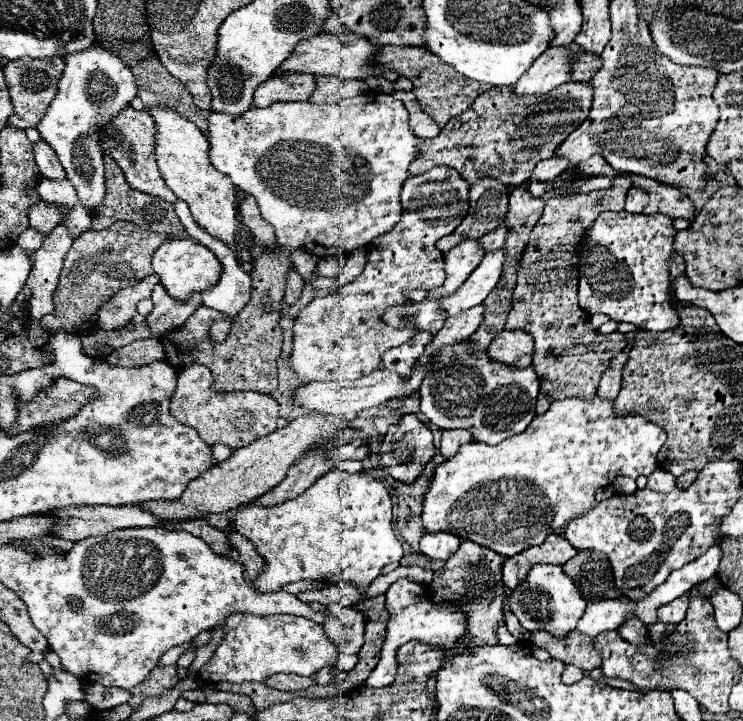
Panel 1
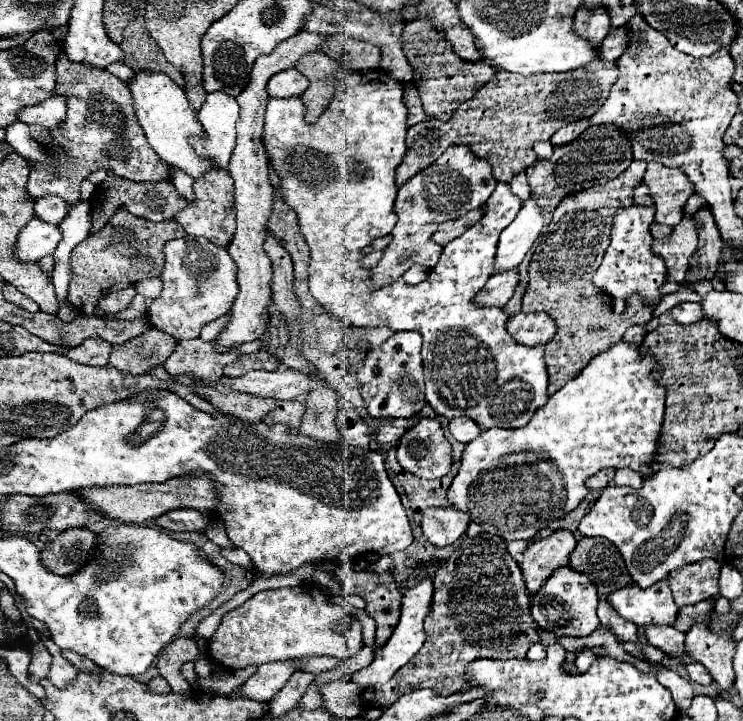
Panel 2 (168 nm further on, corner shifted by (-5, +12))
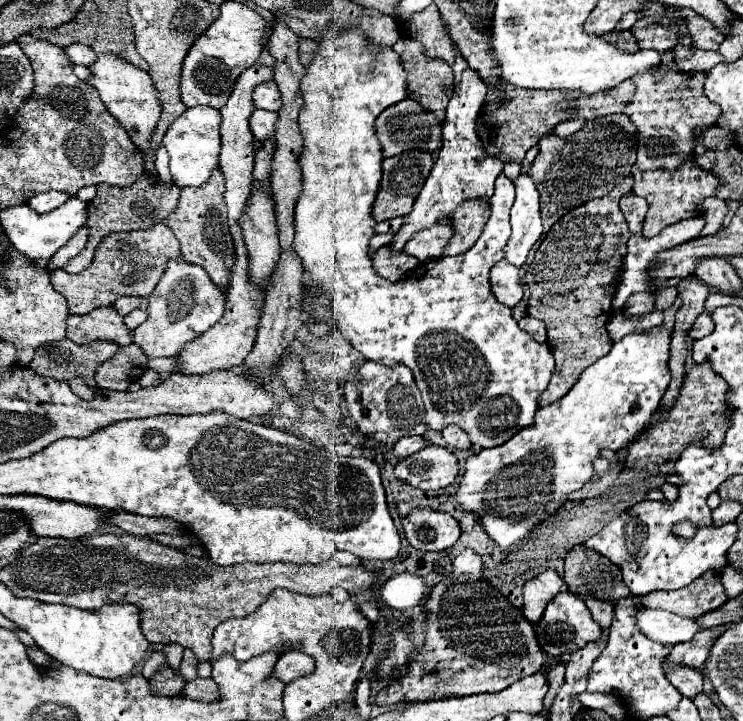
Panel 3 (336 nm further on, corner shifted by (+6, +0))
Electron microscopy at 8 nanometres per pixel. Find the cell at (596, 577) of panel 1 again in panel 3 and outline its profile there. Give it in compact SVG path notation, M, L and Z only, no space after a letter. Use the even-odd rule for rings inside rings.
M573 546L567 552L563 580L569 592L583 598L593 596L597 600L617 602L631 594L625 582L619 582L619 568L587 546Z

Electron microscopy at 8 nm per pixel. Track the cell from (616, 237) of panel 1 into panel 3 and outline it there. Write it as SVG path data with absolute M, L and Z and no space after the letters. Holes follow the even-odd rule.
M699 314L695 324L691 326L691 330L687 332L687 336L691 340L695 340L695 338L703 338L703 336L707 336L711 332L713 332L713 320L711 320L711 316L709 314Z

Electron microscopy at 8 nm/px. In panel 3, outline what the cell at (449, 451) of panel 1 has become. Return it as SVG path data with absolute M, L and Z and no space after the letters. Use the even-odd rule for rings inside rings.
M447 426L441 430L445 442L451 446L451 448L461 448L461 450L467 450L471 448L471 442L467 438L467 434L459 428L459 426Z

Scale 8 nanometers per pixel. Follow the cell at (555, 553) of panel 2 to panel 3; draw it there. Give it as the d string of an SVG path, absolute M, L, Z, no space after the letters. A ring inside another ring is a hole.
M545 568L543 572L535 574L531 580L525 582L523 586L523 614L529 622L539 622L547 602L561 592L563 588L563 578L553 570Z

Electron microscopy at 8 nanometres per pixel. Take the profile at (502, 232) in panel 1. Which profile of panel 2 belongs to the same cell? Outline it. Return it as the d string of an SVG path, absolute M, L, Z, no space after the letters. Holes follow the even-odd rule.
M524 170L512 178L510 186L512 186L512 190L514 190L514 192L516 192L516 194L518 194L522 200L526 200L526 198L530 196L530 186L528 186L526 172L524 172Z

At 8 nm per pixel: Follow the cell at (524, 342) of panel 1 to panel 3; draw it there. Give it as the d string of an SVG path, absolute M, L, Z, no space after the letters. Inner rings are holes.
M525 316L519 320L519 328L525 330L533 340L537 340L539 344L543 344L547 340L547 332L545 332L545 324L537 318L531 318L531 316Z

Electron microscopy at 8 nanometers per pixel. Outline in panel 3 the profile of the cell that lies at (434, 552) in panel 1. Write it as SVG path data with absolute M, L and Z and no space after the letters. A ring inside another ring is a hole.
M415 508L403 518L403 530L415 550L427 552L443 552L451 548L461 532L453 516L431 508Z

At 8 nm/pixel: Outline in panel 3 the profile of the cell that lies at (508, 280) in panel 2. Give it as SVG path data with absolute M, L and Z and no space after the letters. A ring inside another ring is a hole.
M501 260L491 268L489 280L491 280L491 292L499 300L499 304L513 308L523 298L517 266Z

